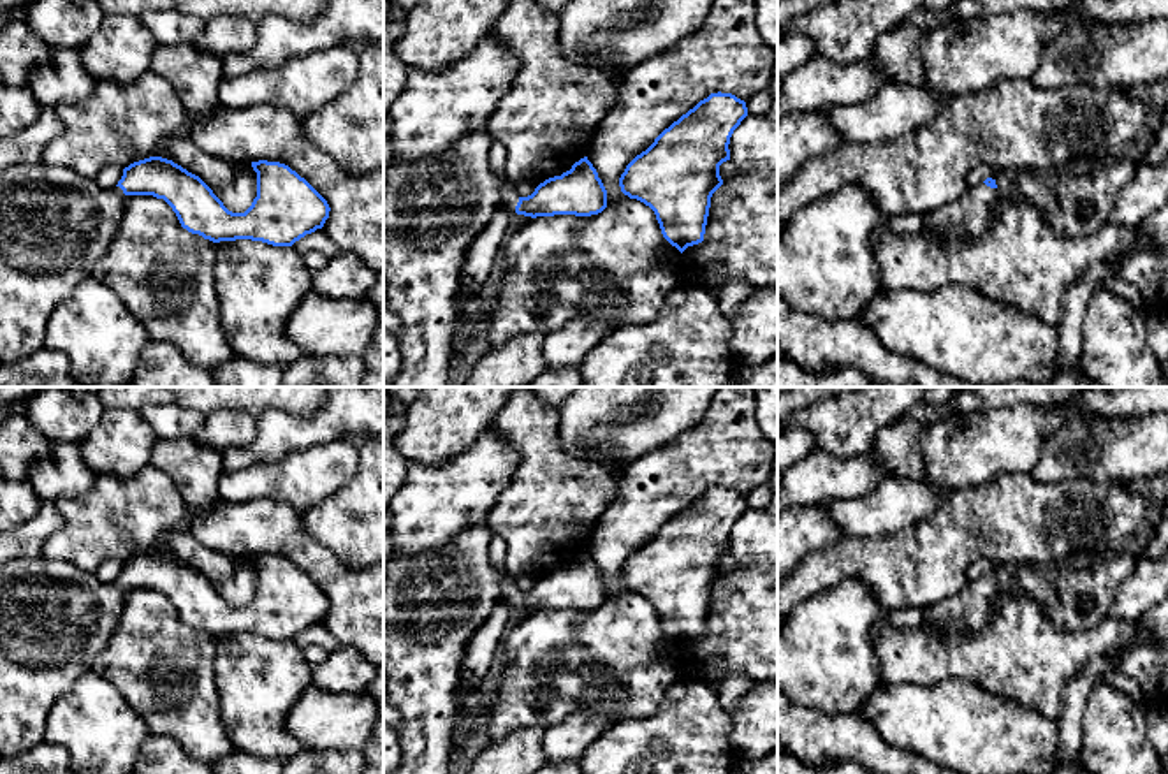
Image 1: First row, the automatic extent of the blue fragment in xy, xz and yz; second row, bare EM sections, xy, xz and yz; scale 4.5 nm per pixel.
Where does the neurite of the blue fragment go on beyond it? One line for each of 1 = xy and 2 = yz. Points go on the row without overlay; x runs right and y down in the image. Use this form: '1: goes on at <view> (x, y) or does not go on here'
1: goes on at xy (55, 620)
2: goes on at yz (971, 609)

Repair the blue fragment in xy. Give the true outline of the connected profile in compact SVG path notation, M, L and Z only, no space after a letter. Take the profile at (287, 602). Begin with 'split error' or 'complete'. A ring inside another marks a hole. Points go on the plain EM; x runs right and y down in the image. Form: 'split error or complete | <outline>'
split error | M162 551L130 558L113 582L102 582L95 572L69 561L42 556L0 565L0 756L23 755L44 741L53 704L91 670L93 660L109 644L127 589L164 593L183 623L213 637L252 633L292 640L324 621L331 602L304 572L280 556L259 554L252 561L257 591L245 607L229 605L199 570Z

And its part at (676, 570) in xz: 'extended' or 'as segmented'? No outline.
as segmented

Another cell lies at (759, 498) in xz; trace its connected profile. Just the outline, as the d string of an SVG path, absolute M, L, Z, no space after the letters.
M769 484L758 486L749 494L746 494L748 508L765 508L772 500L772 491Z

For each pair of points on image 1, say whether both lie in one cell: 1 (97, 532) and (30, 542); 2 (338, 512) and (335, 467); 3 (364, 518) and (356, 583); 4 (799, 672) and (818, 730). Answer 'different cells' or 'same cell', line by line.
1: different cells
2: different cells
3: different cells
4: different cells

